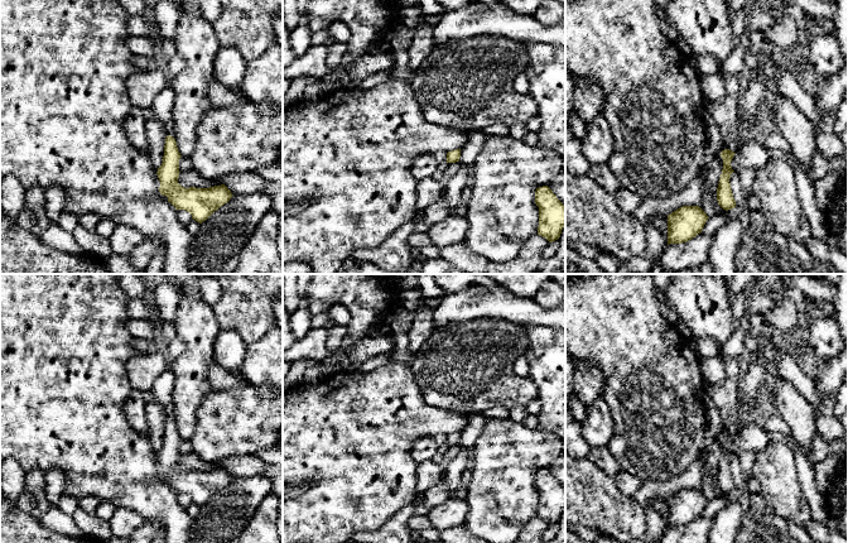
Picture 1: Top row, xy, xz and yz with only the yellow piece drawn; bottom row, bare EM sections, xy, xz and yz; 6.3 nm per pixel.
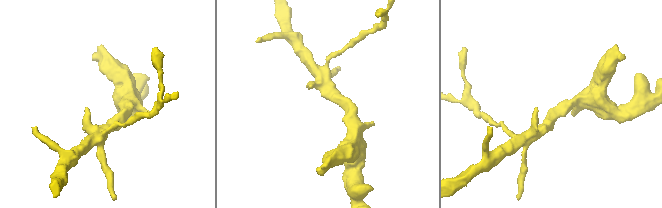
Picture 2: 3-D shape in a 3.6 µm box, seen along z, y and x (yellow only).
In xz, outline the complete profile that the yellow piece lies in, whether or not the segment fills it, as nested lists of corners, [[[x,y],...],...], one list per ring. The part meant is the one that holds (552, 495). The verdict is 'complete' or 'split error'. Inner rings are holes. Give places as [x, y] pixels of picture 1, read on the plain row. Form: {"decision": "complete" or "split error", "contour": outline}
{"decision": "complete", "contour": [[[548,468],[536,471],[535,486],[539,490],[538,518],[549,525],[558,523],[565,509],[565,489]]]}

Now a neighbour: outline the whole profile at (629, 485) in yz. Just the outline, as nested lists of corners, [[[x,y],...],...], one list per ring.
[[[622,470],[616,476],[616,481],[620,492],[627,498],[635,496],[642,485],[641,480]]]

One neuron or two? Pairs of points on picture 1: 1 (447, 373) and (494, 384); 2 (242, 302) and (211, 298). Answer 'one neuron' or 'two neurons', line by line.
1: one neuron
2: two neurons

